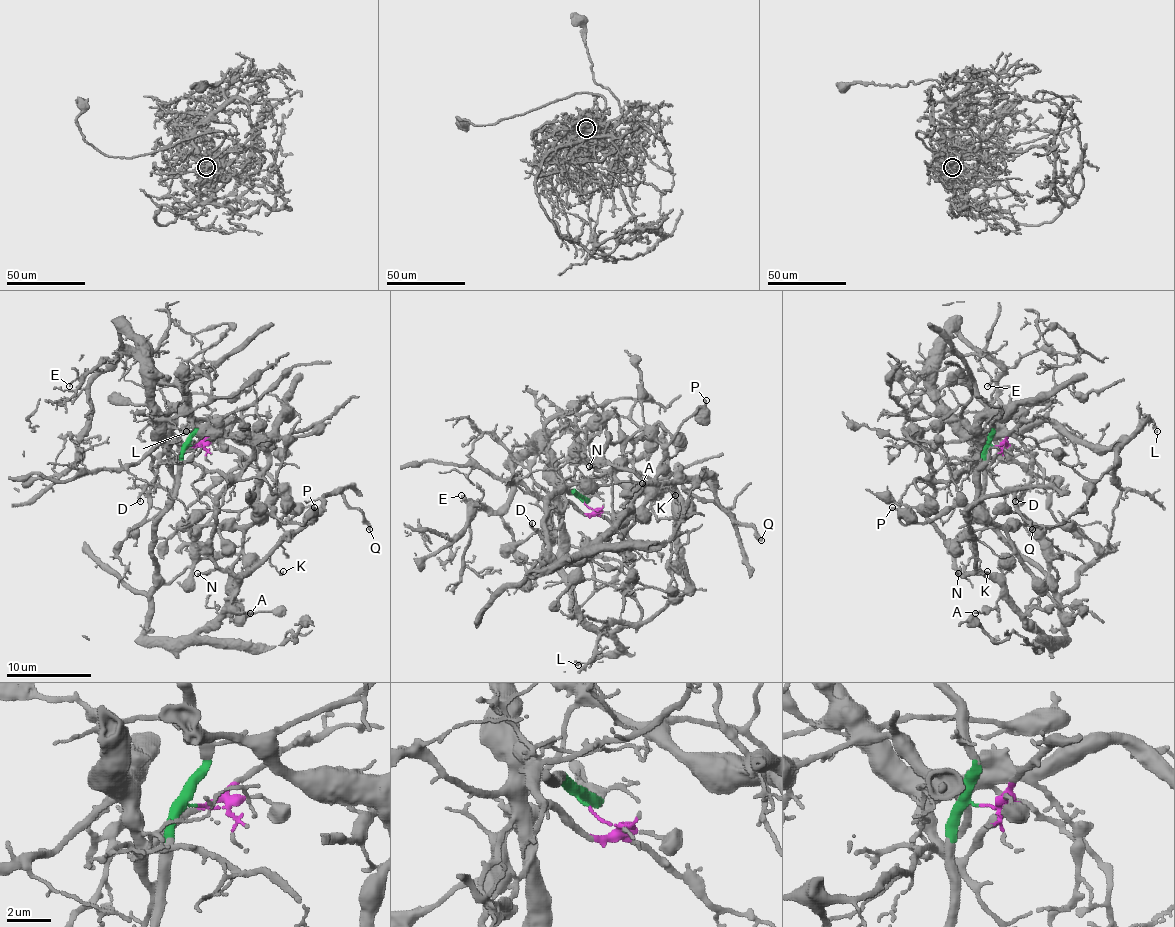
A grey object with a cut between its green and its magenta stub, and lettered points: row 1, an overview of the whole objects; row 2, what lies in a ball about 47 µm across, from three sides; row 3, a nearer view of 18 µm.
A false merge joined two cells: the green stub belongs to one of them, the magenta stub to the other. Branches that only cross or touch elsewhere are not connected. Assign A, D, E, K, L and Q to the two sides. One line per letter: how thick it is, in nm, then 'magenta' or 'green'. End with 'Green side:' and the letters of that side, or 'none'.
A: calibre 100 nm; green
D: calibre 200 nm; magenta
E: calibre 100 nm; magenta
K: calibre 80 nm; green
L: calibre 180 nm; magenta
Q: calibre 260 nm; green
Green side: A, K, Q

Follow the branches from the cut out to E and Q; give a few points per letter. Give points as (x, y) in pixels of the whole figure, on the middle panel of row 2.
E: (585, 502), (591, 513), (563, 494), (538, 445), (514, 459), (512, 496), (497, 511), (461, 496)
Q: (582, 502), (572, 491), (548, 502), (540, 570), (587, 555), (646, 485), (710, 479), (717, 504), (762, 541)

